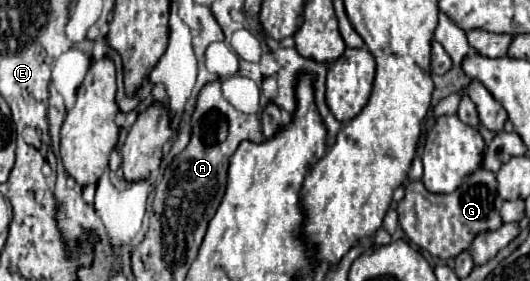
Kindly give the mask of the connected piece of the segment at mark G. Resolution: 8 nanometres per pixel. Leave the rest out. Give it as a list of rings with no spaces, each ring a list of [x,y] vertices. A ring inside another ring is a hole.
[[[477,169],[467,177],[455,193],[435,195],[425,189],[421,181],[411,181],[405,187],[405,197],[399,201],[399,225],[417,247],[429,251],[441,261],[457,257],[471,247],[471,241],[487,231],[495,231],[503,225],[499,211],[503,199],[497,195],[497,179],[487,169]]]

